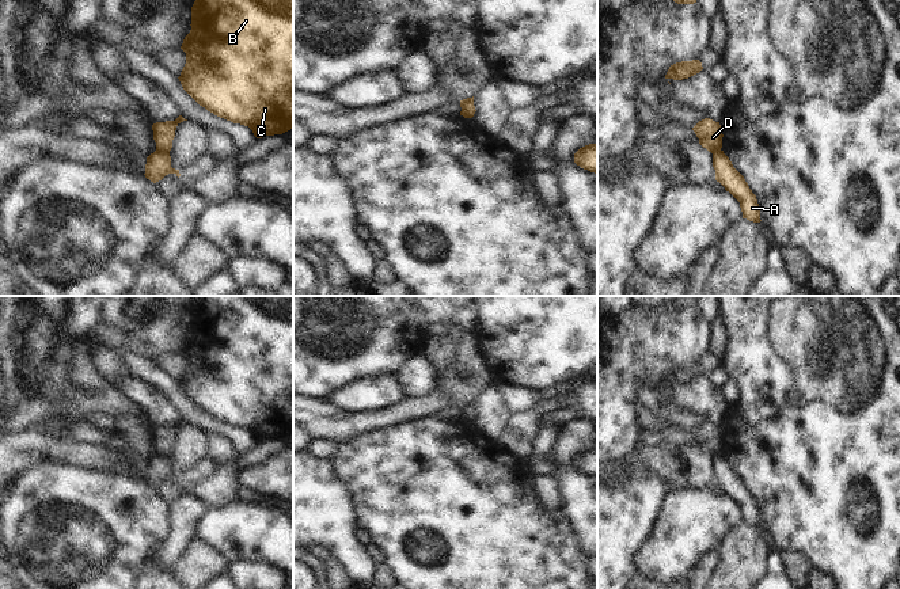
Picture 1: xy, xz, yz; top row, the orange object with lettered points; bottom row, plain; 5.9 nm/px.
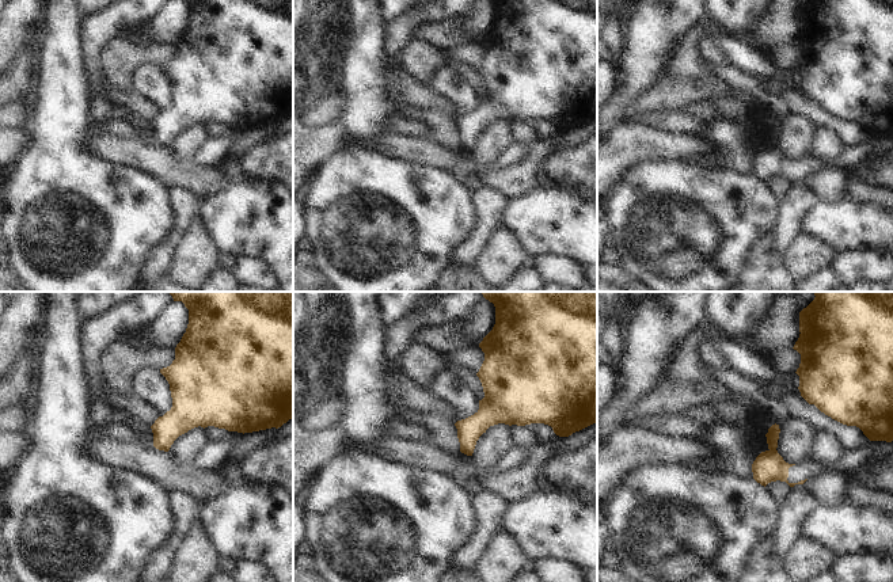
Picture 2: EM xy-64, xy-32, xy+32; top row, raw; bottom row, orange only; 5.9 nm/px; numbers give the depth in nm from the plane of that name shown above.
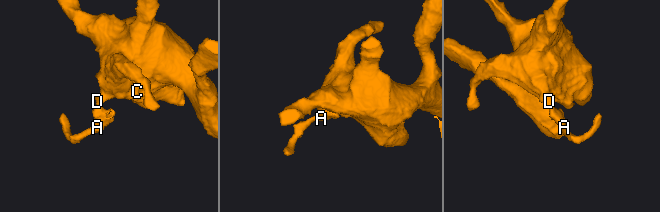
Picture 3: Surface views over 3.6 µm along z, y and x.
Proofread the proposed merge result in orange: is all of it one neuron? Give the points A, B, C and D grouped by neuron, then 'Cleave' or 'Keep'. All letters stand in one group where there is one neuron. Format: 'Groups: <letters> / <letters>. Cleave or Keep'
Groups: A / B C D. Cleave.

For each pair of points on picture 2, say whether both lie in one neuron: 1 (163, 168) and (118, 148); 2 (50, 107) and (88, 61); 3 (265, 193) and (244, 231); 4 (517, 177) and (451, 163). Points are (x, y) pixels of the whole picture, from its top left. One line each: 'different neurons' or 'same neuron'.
1: same neuron
2: different neurons
3: same neuron
4: same neuron

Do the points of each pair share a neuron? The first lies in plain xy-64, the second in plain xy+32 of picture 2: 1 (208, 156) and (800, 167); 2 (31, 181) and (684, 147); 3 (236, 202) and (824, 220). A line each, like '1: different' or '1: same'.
1: same
2: different
3: same

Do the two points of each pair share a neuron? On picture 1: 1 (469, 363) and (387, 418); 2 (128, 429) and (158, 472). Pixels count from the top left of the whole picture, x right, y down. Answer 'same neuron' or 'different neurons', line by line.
1: same neuron
2: different neurons

